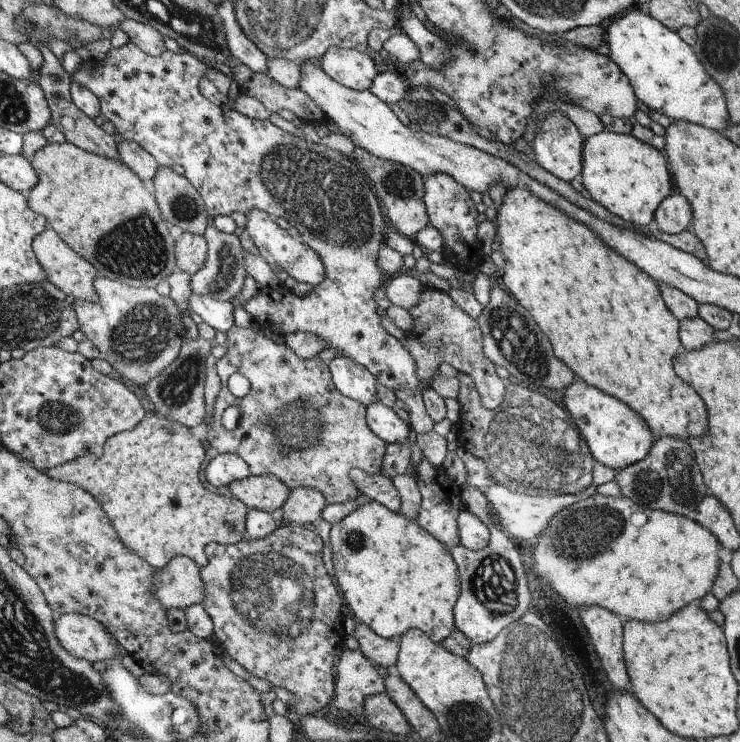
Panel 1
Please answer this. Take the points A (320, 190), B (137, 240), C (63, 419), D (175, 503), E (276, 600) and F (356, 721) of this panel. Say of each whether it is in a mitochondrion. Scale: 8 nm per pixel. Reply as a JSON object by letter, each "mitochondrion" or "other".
{"A":"mitochondrion","B":"mitochondrion","C":"mitochondrion","D":"other","E":"mitochondrion","F":"other"}

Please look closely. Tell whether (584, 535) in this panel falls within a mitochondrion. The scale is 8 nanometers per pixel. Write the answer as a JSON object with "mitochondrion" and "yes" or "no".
{"mitochondrion":"yes"}

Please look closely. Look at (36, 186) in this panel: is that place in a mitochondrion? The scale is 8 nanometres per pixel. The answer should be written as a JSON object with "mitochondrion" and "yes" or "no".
{"mitochondrion":"no"}

